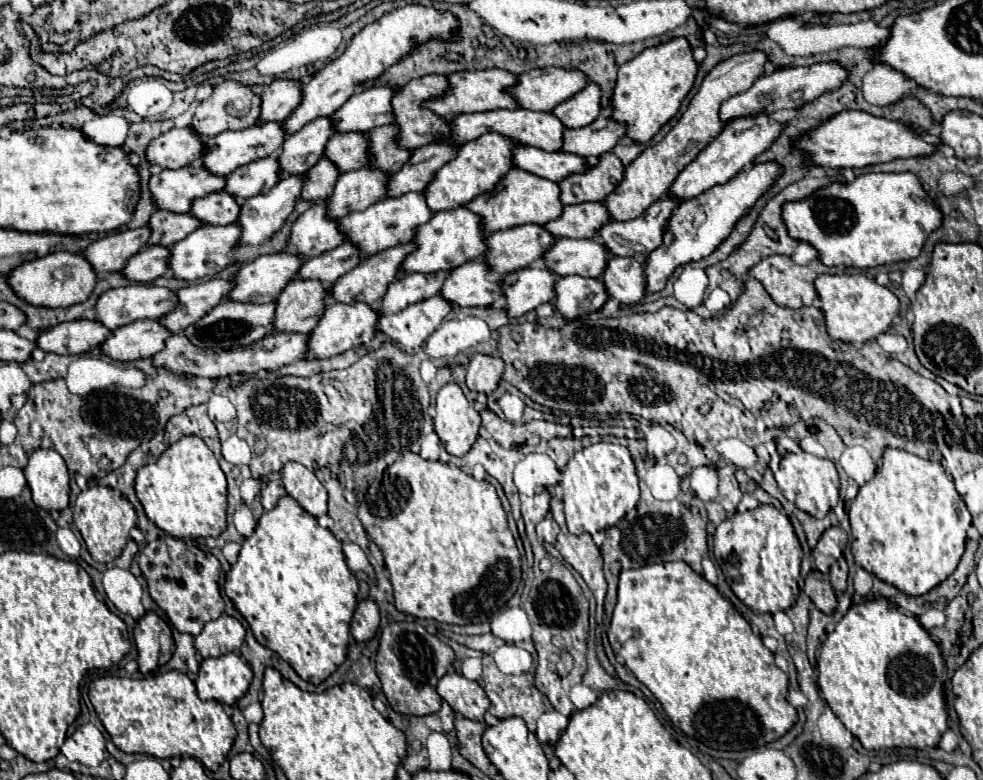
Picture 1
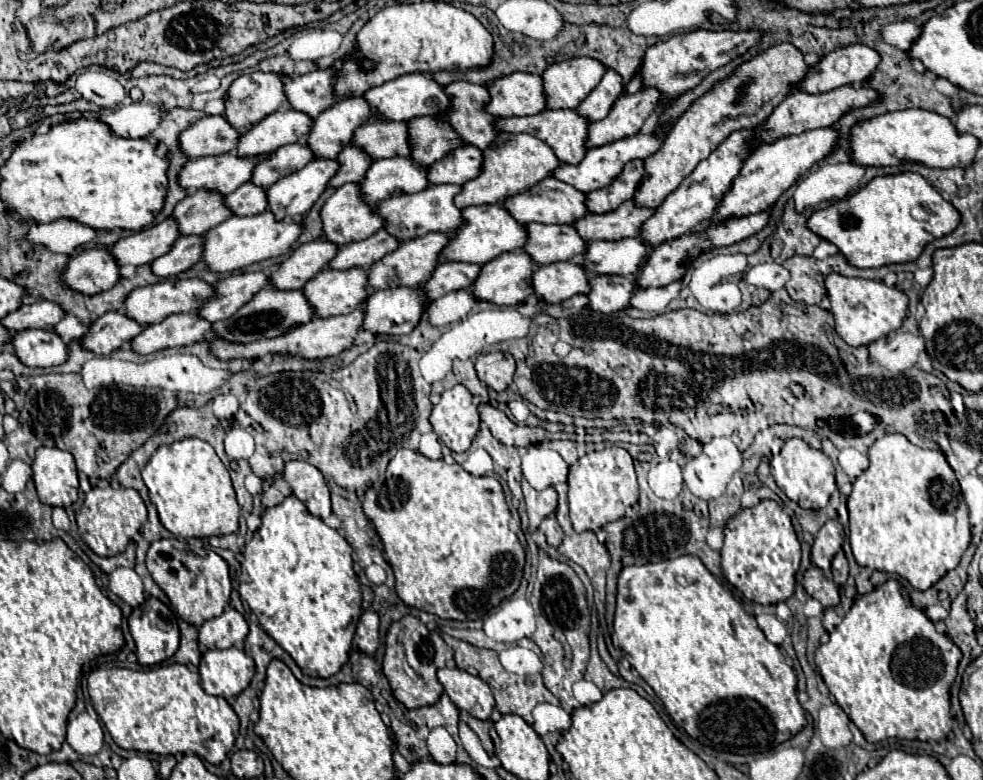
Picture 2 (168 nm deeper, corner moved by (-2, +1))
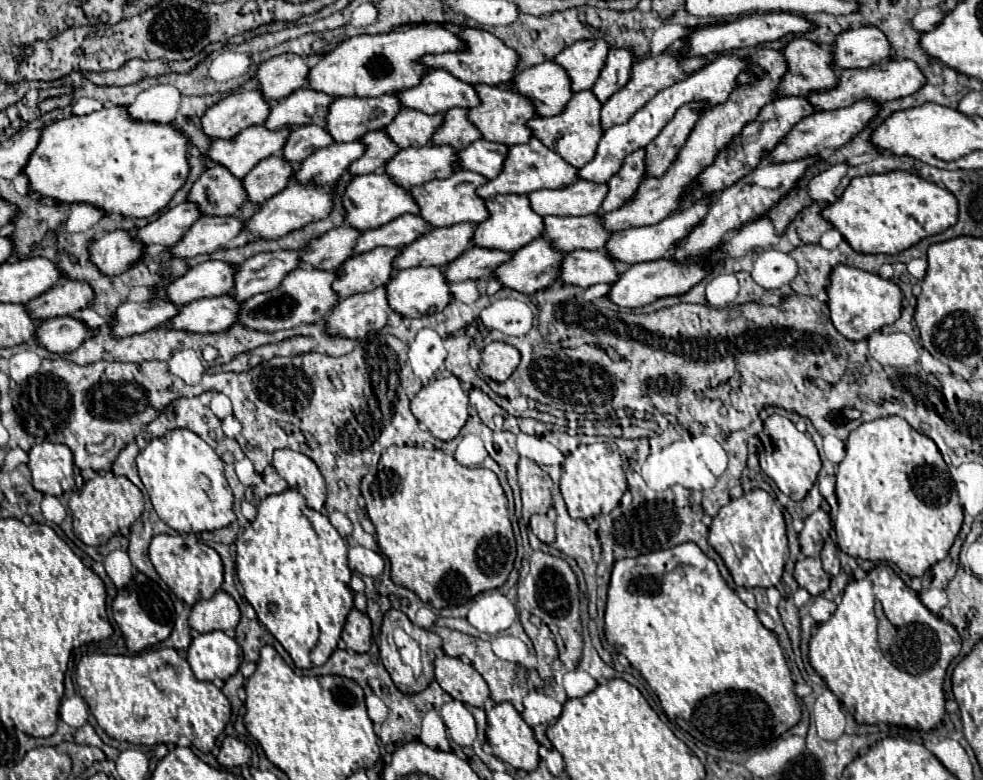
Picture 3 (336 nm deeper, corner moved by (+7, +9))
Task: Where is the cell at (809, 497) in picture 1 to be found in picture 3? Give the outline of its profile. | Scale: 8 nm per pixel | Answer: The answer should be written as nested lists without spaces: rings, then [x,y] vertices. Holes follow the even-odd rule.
[[[777,414],[769,416],[763,422],[763,426],[765,426],[765,434],[771,438],[771,446],[765,450],[765,454],[759,456],[761,470],[777,484],[777,488],[783,494],[793,500],[803,500],[807,492],[813,488],[821,470],[821,458],[815,448],[815,442],[807,434],[799,432],[791,420]]]

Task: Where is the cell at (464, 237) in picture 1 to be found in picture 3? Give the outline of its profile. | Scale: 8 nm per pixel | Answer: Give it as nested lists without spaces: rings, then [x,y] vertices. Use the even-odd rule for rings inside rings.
[[[497,194],[495,198],[485,200],[485,208],[489,212],[489,218],[479,222],[475,226],[473,234],[473,244],[479,248],[489,248],[489,250],[503,250],[503,252],[513,252],[531,240],[539,238],[543,234],[543,220],[539,214],[535,214],[529,206],[527,196],[517,196],[517,194]]]

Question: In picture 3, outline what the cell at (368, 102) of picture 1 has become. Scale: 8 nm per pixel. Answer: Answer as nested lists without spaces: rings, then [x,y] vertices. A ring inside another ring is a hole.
[[[427,70],[417,86],[395,92],[395,96],[403,108],[423,114],[443,114],[455,106],[471,108],[479,104],[473,86],[457,80],[447,70]]]

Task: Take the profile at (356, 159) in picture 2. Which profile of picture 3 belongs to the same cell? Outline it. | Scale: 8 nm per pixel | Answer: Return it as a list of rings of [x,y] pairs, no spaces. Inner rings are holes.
[[[367,132],[359,138],[361,144],[365,144],[365,154],[349,164],[347,172],[351,174],[369,174],[369,172],[381,172],[385,162],[393,158],[393,154],[399,152],[395,142],[385,132]]]

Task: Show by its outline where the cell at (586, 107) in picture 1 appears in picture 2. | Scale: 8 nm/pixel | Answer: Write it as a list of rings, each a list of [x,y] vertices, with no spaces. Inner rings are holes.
[[[608,70],[600,80],[600,84],[590,92],[590,96],[576,110],[592,122],[602,120],[608,116],[612,104],[622,94],[622,90],[624,90],[622,76],[614,74],[614,70]]]

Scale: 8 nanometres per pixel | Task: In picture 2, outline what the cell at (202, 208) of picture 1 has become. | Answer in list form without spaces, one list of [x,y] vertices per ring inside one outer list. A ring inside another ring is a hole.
[[[248,182],[240,186],[236,192],[226,196],[226,206],[236,214],[236,216],[254,216],[264,212],[266,206],[266,190]]]

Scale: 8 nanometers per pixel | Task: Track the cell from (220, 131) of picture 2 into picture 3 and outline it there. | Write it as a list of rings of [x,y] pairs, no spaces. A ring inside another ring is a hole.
[[[259,90],[229,94],[221,102],[207,108],[201,116],[201,126],[207,138],[231,140],[241,130],[263,124],[269,116],[269,102],[261,96]]]

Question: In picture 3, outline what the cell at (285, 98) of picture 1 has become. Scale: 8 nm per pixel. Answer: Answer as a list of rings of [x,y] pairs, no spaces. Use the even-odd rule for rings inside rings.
[[[433,24],[405,26],[385,34],[363,34],[343,40],[335,50],[327,52],[313,68],[309,68],[307,82],[311,90],[329,96],[381,96],[393,90],[417,86],[425,66],[417,62],[423,54],[441,54],[463,50],[463,42],[447,28]]]

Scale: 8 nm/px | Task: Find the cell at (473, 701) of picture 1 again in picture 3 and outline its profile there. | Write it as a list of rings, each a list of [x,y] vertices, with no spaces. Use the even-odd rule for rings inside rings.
[[[439,656],[435,658],[435,680],[455,700],[483,708],[489,698],[489,686],[481,674],[461,658]]]

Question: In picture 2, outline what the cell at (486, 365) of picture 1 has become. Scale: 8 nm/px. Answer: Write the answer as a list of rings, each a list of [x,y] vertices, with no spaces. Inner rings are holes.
[[[508,352],[482,354],[478,356],[476,362],[476,372],[480,382],[496,392],[504,392],[512,384],[514,370],[516,370],[516,362],[514,356]]]

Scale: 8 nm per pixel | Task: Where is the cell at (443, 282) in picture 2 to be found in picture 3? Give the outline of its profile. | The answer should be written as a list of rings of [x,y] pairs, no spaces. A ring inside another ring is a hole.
[[[469,246],[459,258],[455,258],[443,268],[443,274],[447,282],[463,282],[463,280],[479,280],[479,278],[485,280],[493,274],[495,266],[505,262],[505,258],[509,258],[507,252]]]

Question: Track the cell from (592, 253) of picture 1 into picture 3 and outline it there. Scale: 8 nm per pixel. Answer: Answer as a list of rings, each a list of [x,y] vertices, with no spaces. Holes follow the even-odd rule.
[[[701,198],[689,206],[685,206],[685,210],[681,212],[673,212],[669,214],[669,218],[661,220],[659,224],[653,226],[643,226],[643,228],[629,228],[629,230],[621,230],[621,232],[613,232],[607,240],[607,254],[609,258],[613,258],[615,262],[625,262],[625,264],[637,264],[637,262],[651,262],[651,260],[659,260],[665,258],[667,252],[673,248],[673,242],[679,242],[697,222],[701,222],[701,218],[707,214],[709,210],[709,202],[711,198]]]

